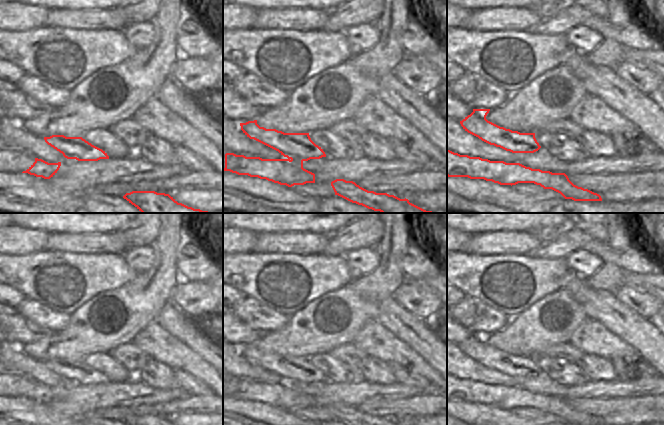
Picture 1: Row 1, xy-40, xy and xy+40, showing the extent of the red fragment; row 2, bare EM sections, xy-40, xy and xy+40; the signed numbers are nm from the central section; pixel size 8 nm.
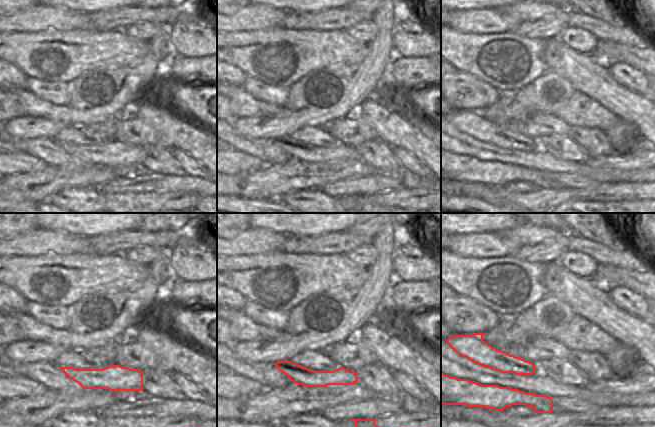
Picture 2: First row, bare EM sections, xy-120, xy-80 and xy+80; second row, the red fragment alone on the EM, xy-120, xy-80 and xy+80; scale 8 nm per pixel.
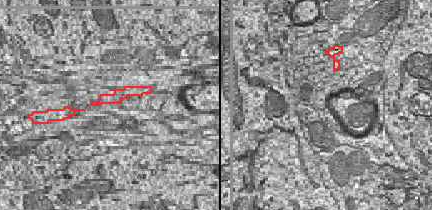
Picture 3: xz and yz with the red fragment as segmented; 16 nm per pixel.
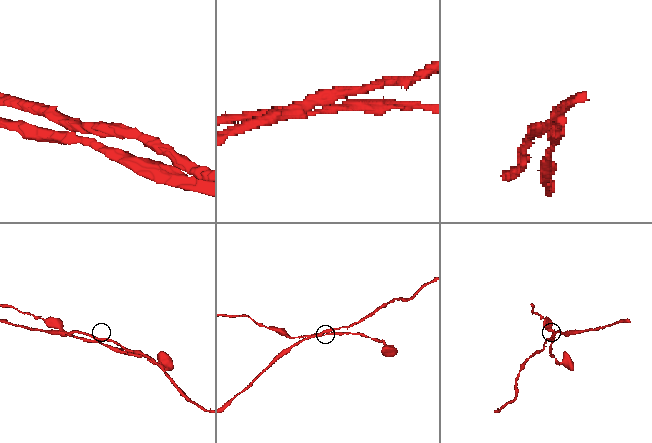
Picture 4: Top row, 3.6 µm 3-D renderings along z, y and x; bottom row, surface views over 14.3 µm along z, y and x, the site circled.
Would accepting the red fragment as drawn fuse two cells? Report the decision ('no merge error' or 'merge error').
merge error

